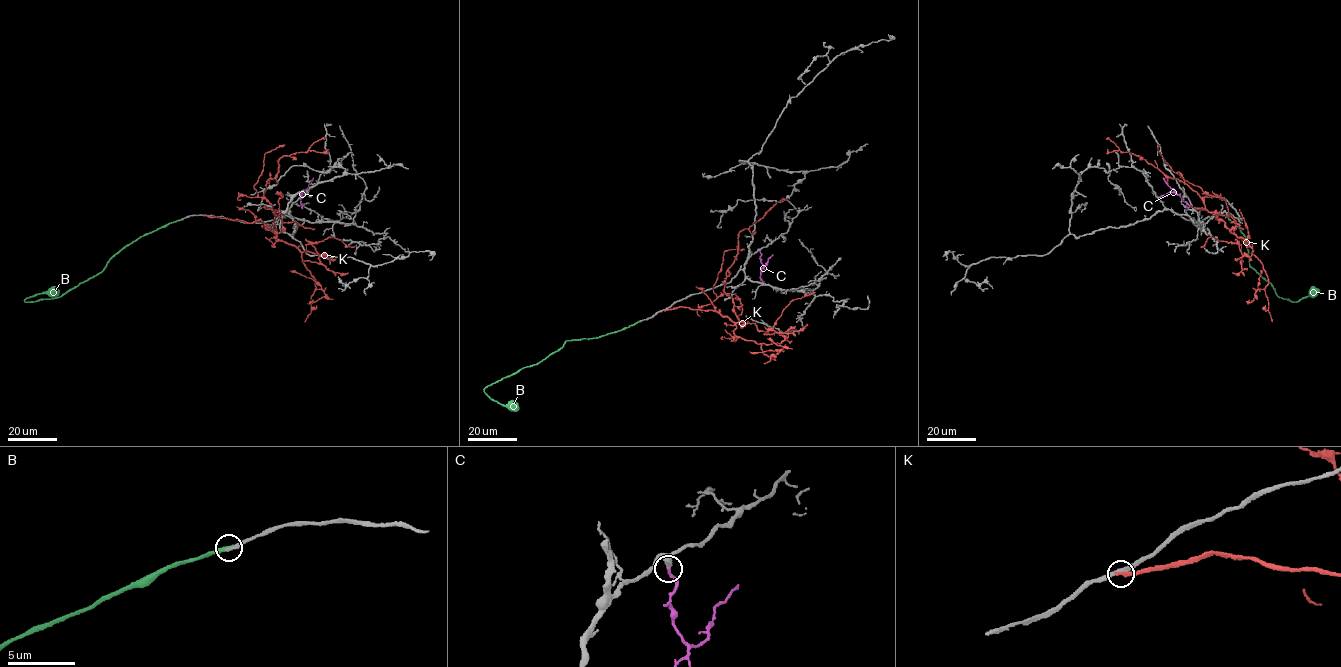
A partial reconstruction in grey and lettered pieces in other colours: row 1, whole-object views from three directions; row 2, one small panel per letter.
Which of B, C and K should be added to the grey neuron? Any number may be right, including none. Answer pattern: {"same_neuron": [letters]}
{"same_neuron": ["B", "C"]}

